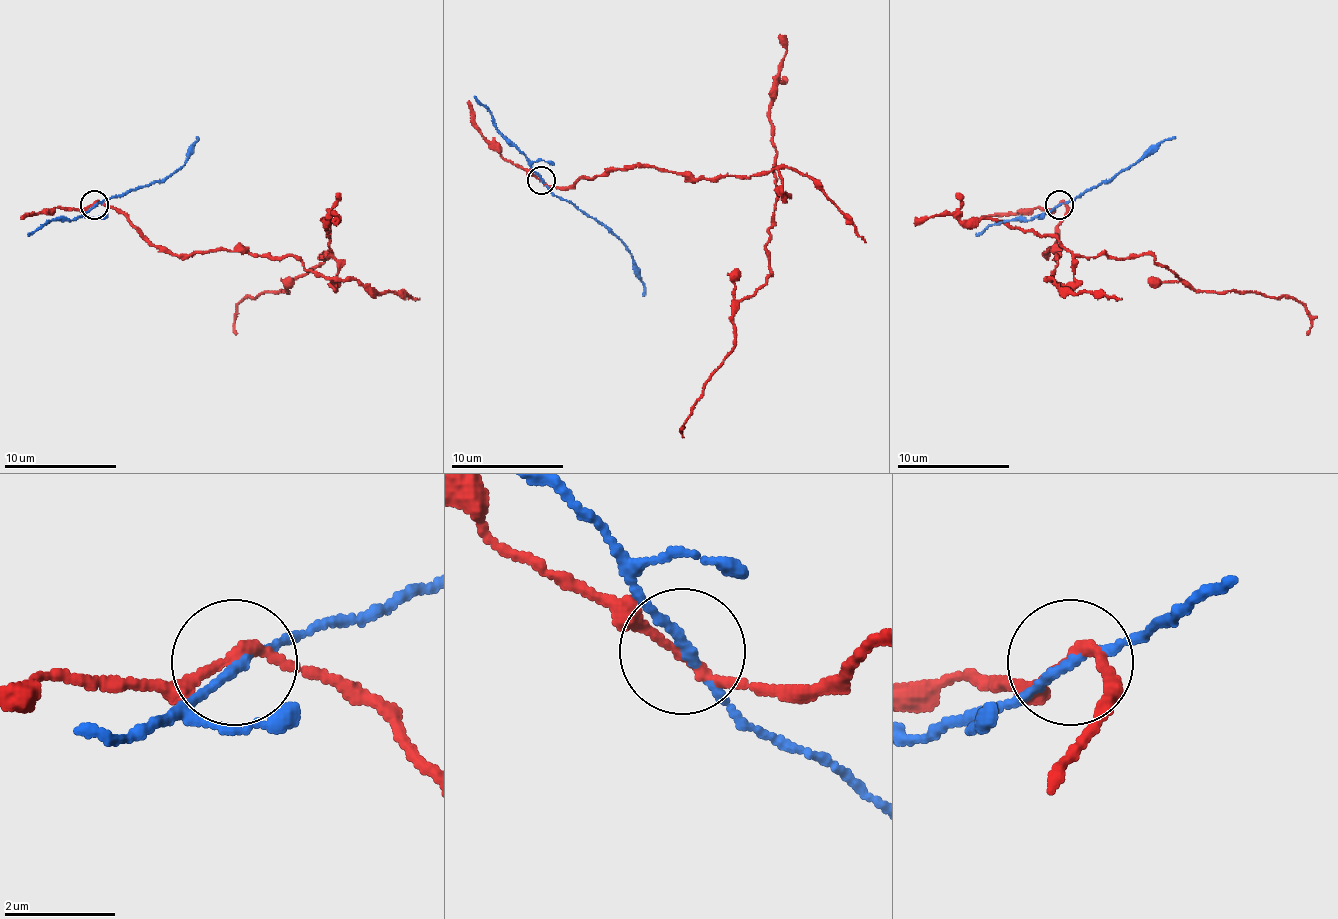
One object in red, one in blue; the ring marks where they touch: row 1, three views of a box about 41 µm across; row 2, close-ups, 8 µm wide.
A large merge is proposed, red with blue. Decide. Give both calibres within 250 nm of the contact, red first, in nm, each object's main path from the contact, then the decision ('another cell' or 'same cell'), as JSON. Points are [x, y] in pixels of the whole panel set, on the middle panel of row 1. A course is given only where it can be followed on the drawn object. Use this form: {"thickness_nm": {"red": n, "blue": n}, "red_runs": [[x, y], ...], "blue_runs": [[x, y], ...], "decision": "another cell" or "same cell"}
{"thickness_nm": {"red": 170, "blue": 140}, "red_runs": [[540, 180], [563, 186], [625, 166], [777, 172], [766, 282], [732, 316], [735, 347], [681, 426]], "blue_runs": [[540, 180], [599, 220], [611, 231], [633, 260], [633, 274], [645, 285], [642, 296]], "decision": "another cell"}

